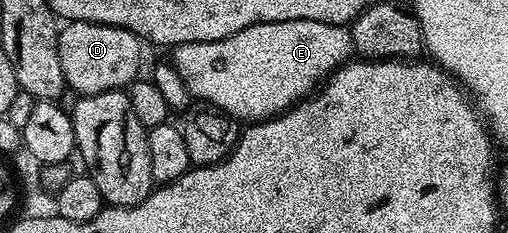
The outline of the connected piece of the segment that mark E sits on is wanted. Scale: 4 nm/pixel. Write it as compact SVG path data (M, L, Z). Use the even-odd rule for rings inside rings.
M294 19L258 23L217 41L175 46L170 63L197 102L218 107L240 123L267 121L316 92L353 56L348 25Z

